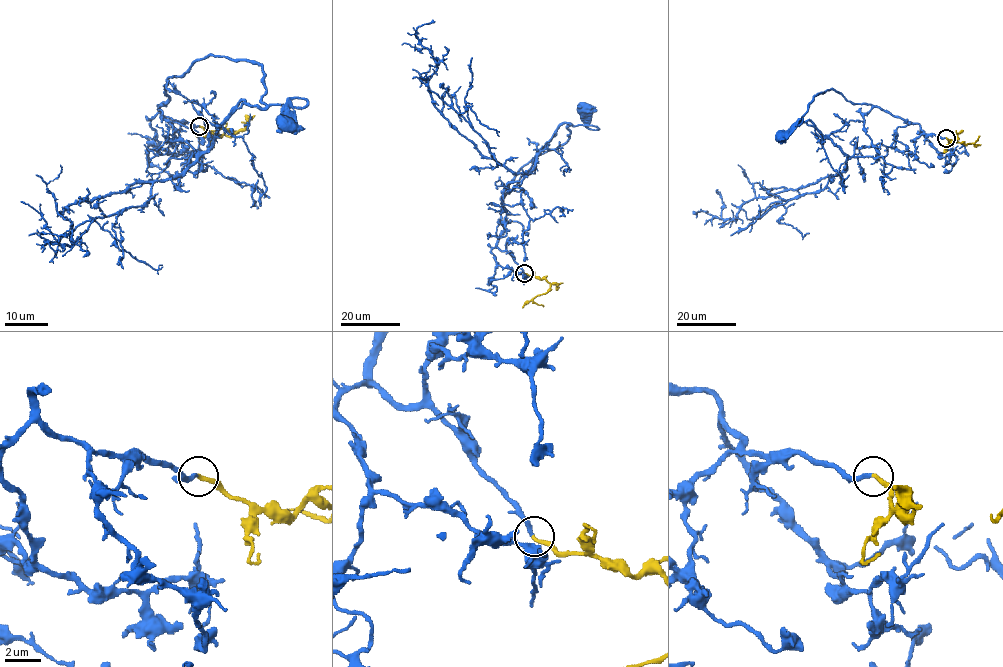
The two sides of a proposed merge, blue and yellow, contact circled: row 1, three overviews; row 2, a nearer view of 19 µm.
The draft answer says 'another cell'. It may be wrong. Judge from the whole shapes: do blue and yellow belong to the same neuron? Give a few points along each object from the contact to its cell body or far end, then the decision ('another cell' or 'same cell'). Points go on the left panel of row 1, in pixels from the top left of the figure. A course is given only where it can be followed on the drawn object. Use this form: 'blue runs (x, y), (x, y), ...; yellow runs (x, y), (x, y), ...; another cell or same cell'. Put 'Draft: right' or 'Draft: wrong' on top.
Draft: wrong
blue runs (198, 125), (166, 117), (159, 106), (167, 80), (217, 56), (257, 61), (262, 100), (290, 104), (287, 124); yellow runs (198, 126), (222, 135), (236, 133), (230, 136), (211, 134), (226, 123); same cell

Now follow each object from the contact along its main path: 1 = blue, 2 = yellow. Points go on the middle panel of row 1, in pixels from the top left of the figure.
1: (524, 273), (497, 247), (502, 199), (524, 165), (564, 144), (571, 125), (587, 124), (585, 107)
2: (524, 273), (545, 279), (550, 284), (545, 293), (533, 300), (543, 306)

